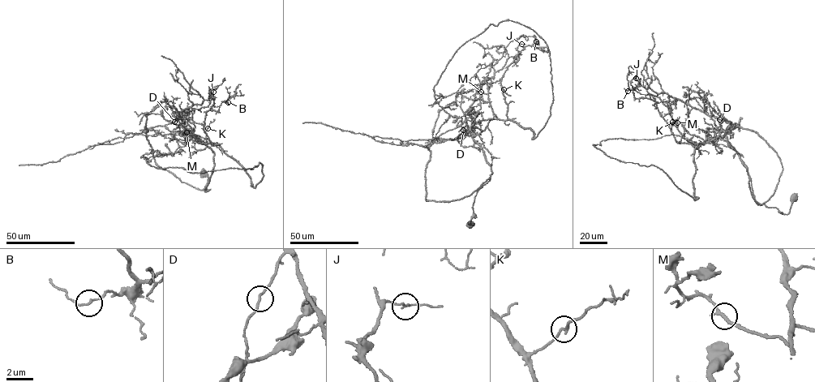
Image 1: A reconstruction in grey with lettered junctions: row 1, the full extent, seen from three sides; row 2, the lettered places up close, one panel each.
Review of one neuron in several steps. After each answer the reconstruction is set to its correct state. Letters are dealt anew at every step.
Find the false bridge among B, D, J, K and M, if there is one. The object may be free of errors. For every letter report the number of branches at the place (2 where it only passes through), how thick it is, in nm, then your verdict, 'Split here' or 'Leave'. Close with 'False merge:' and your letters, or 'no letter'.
B: Branches: 2. Thickness 130 nm. Leave
D: Branches: 2. Thickness 150 nm. Split here
J: Branches: 2. Thickness 130 nm. Leave
K: Branches: 2. Thickness 200 nm. Leave
M: Branches: 2. Thickness 200 nm. Leave
False merge: D

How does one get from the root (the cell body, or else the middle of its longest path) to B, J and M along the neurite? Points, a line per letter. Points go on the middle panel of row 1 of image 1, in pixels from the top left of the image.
B: (470, 224), (474, 196), (492, 172), (478, 134), (490, 120), (507, 119), (501, 78), (516, 56), (536, 41)
J: (470, 224), (474, 196), (492, 172), (478, 134), (490, 120), (507, 119), (501, 78), (517, 61), (521, 44)
M: (470, 224), (473, 224), (469, 222), (474, 196), (492, 172), (478, 134), (496, 115), (488, 95), (481, 92)

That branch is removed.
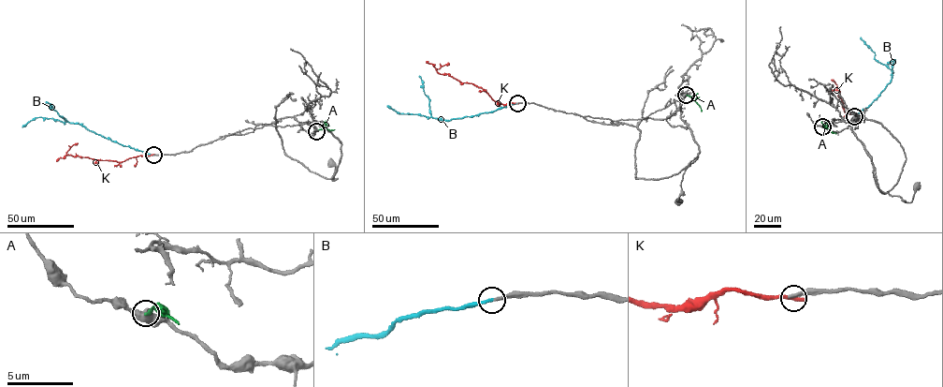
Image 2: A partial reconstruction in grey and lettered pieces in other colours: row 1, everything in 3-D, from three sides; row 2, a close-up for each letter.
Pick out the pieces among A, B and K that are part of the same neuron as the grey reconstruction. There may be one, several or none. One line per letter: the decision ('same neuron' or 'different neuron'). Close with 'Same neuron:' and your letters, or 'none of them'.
A: different neuron
B: same neuron
K: different neuron
Same neuron: B

